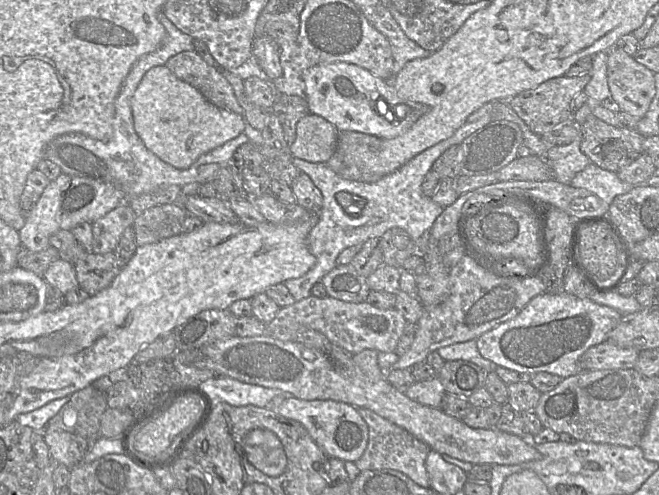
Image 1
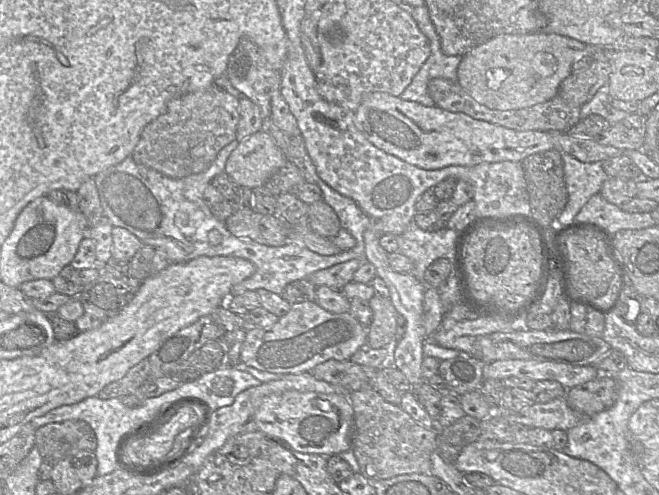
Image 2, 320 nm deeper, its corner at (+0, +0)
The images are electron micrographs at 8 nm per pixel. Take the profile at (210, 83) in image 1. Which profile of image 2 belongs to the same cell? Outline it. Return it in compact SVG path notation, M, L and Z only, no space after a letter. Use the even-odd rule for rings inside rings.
M211 85L205 89L171 99L166 111L142 130L132 158L135 163L160 174L180 179L193 174L191 163L203 160L211 164L219 151L236 139L239 122L239 100Z

